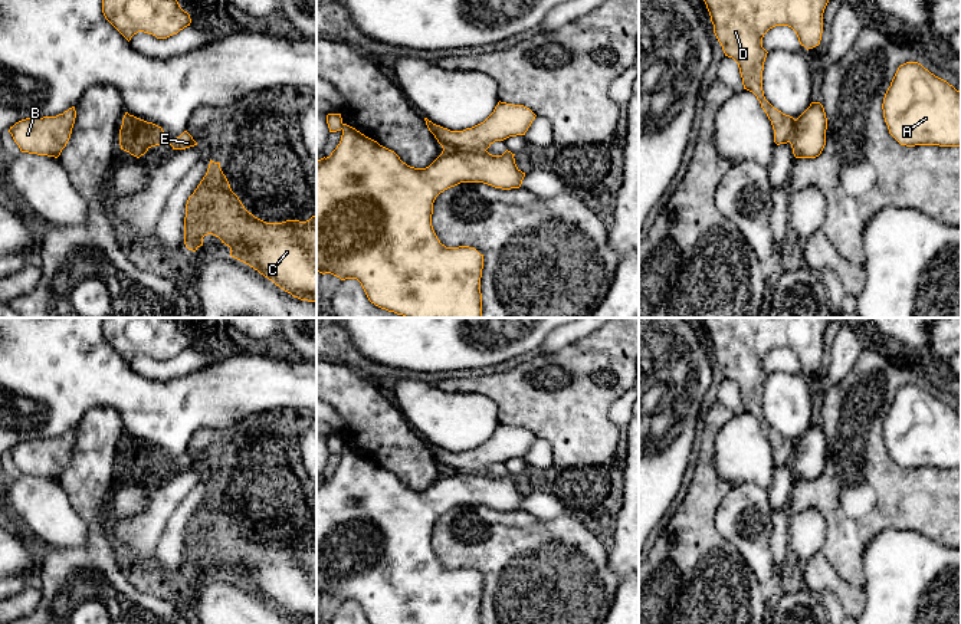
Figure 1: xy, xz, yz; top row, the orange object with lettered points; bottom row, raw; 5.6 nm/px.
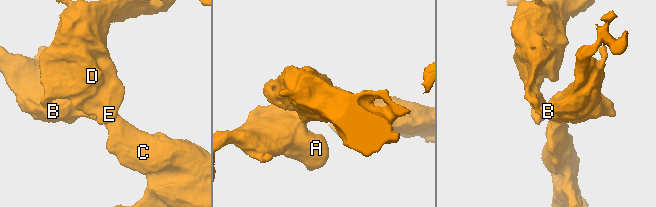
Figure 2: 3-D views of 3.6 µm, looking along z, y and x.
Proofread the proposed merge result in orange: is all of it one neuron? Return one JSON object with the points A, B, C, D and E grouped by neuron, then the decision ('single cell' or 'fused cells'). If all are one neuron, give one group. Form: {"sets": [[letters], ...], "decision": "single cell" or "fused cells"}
{"sets": [["A", "B", "C", "E"], ["D"]], "decision": "fused cells"}

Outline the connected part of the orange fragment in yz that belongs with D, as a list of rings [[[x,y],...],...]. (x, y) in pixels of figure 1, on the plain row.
[[[703,318],[703,324],[714,347],[714,355],[725,378],[732,380],[739,390],[744,411],[752,414],[771,443],[774,464],[790,464],[796,441],[774,430],[764,418],[762,393],[767,372],[762,370],[764,357],[775,348],[791,349],[801,368],[807,372],[820,367],[823,355],[823,335],[832,318]]]

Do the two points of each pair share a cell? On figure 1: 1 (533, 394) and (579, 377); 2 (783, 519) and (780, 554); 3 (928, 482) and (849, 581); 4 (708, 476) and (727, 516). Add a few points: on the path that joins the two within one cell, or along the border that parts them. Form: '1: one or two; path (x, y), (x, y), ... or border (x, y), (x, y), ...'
1: one; path (544, 394), (561, 394), (567, 388)
2: one; path (781, 528), (780, 545)
3: one; path (899, 499), (894, 499), (849, 544), (849, 552)
4: two; border (734, 485), (715, 514), (715, 529), (721, 535)

